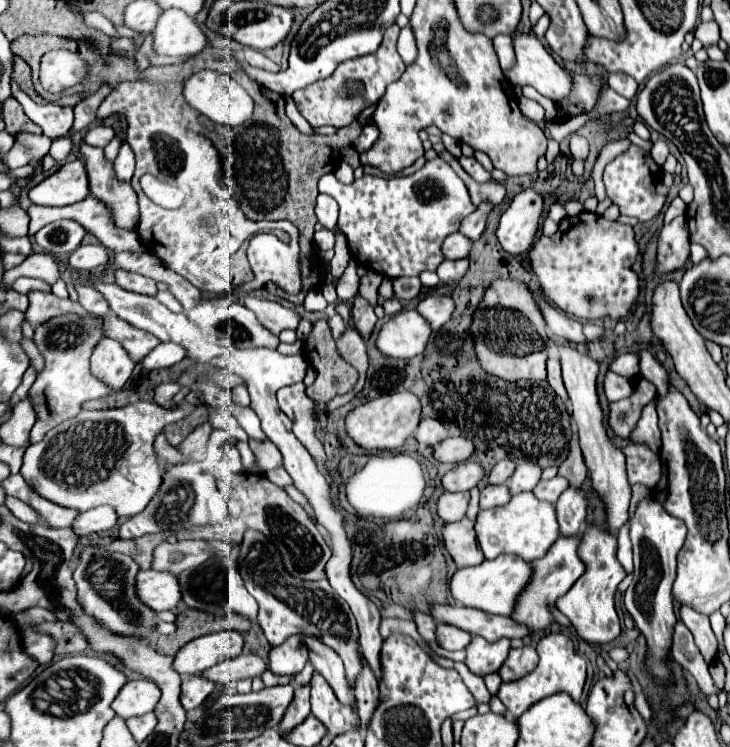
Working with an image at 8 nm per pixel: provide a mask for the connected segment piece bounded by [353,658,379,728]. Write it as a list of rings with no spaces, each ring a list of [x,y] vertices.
[[[361,658],[361,674],[357,676],[357,682],[353,686],[355,692],[355,700],[357,700],[357,712],[361,718],[361,726],[365,728],[373,710],[377,708],[379,702],[379,688],[377,688],[377,678],[369,666],[369,662],[365,662],[365,658]]]

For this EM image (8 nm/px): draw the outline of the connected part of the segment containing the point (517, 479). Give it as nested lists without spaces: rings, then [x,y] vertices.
[[[519,462],[515,474],[507,482],[511,494],[533,490],[533,486],[537,486],[537,482],[541,480],[541,474],[543,474],[541,466],[535,466],[533,462]]]

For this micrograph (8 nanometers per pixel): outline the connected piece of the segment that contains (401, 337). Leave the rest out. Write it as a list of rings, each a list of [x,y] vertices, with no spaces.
[[[403,310],[383,324],[377,348],[391,358],[413,358],[423,354],[429,338],[431,326],[415,310]]]

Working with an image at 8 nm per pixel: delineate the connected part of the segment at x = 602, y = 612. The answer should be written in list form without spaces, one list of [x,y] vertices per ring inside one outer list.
[[[591,526],[589,530],[585,530],[583,542],[579,546],[579,556],[585,562],[587,570],[571,586],[571,590],[555,602],[557,608],[571,620],[579,638],[583,638],[585,642],[595,644],[595,646],[601,646],[601,644],[615,640],[621,632],[613,596],[615,596],[619,582],[625,578],[625,570],[619,564],[615,552],[617,552],[617,538],[615,536],[609,536],[605,530],[601,530],[597,526]]]

